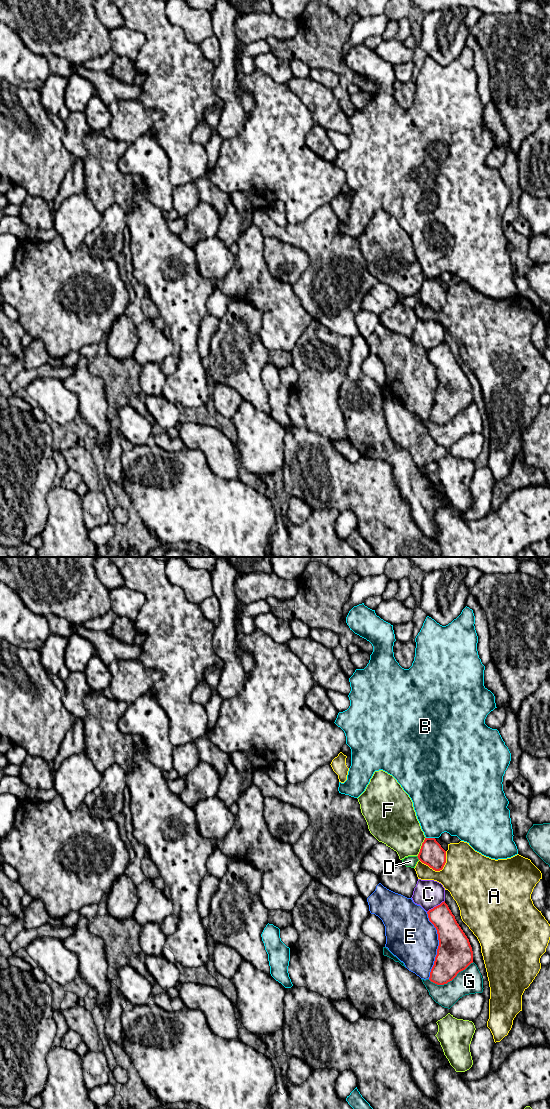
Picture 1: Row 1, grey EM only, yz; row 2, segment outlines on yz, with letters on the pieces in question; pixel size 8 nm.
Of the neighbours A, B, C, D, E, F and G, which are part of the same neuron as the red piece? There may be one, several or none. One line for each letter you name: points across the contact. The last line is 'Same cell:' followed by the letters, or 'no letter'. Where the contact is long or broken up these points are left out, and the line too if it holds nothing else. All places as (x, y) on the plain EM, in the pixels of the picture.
Same cell: no letter

